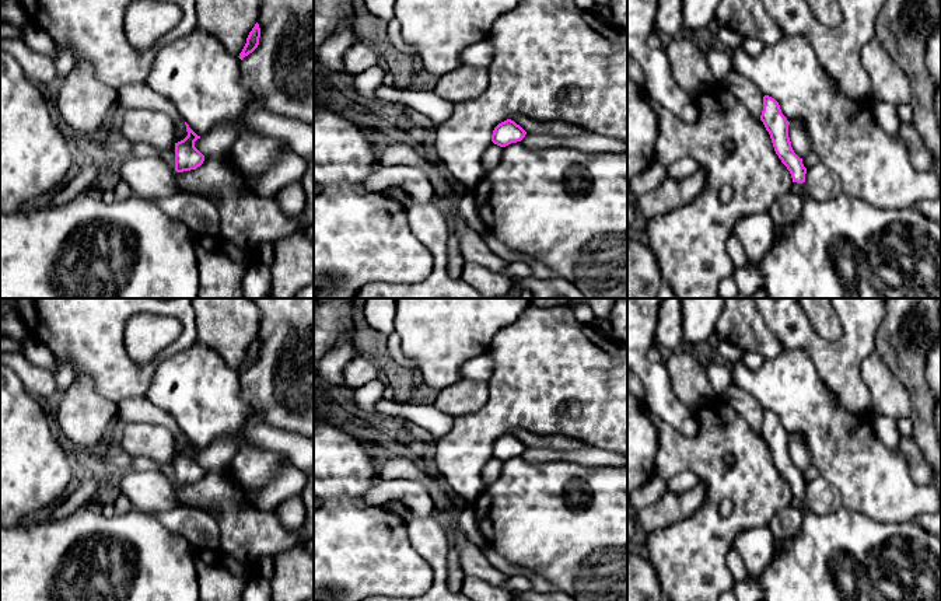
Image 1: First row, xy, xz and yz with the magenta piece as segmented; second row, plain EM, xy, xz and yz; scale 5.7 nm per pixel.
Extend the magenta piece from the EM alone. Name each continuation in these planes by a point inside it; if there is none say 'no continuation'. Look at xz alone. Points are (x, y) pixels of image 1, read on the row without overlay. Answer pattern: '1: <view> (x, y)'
no continuation

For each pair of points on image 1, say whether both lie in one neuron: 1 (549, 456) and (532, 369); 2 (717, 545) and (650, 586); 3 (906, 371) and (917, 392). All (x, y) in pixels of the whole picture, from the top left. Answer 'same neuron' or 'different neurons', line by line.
1: different neurons
2: different neurons
3: same neuron

